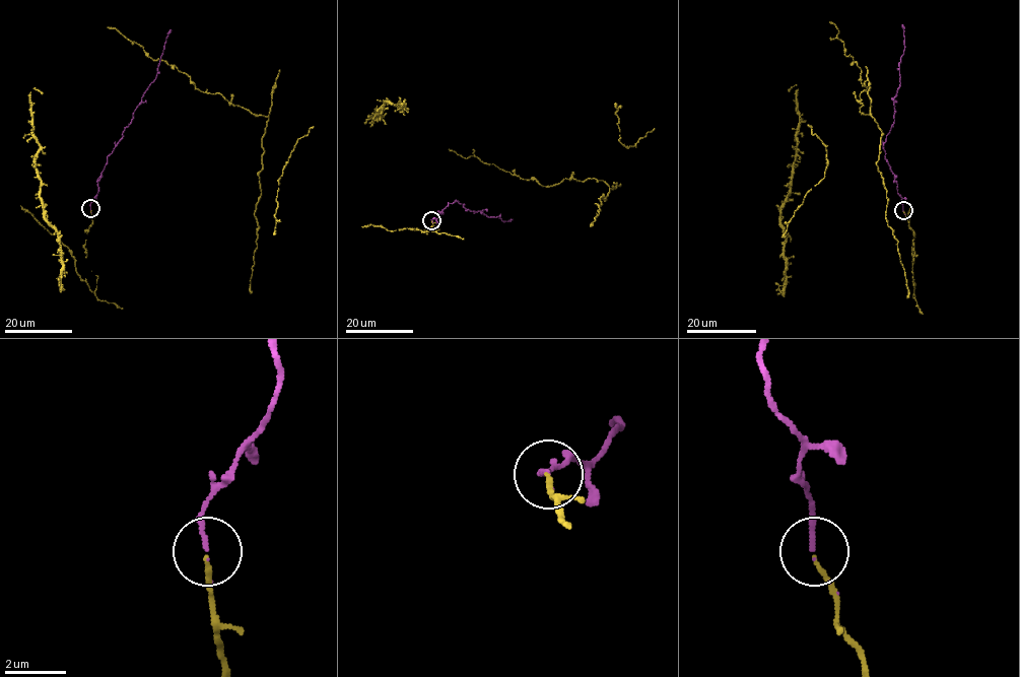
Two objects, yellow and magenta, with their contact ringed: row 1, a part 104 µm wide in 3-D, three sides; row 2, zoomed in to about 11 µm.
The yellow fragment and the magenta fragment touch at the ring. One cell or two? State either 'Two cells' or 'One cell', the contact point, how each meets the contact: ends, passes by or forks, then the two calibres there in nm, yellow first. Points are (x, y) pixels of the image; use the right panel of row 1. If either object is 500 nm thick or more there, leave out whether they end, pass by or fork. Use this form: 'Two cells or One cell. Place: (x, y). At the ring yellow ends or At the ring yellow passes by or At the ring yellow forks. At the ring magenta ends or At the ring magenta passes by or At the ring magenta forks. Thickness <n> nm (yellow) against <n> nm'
One cell. Place: (903, 210). At the ring yellow ends. At the ring magenta ends. Thickness 130 nm (yellow) against 150 nm

